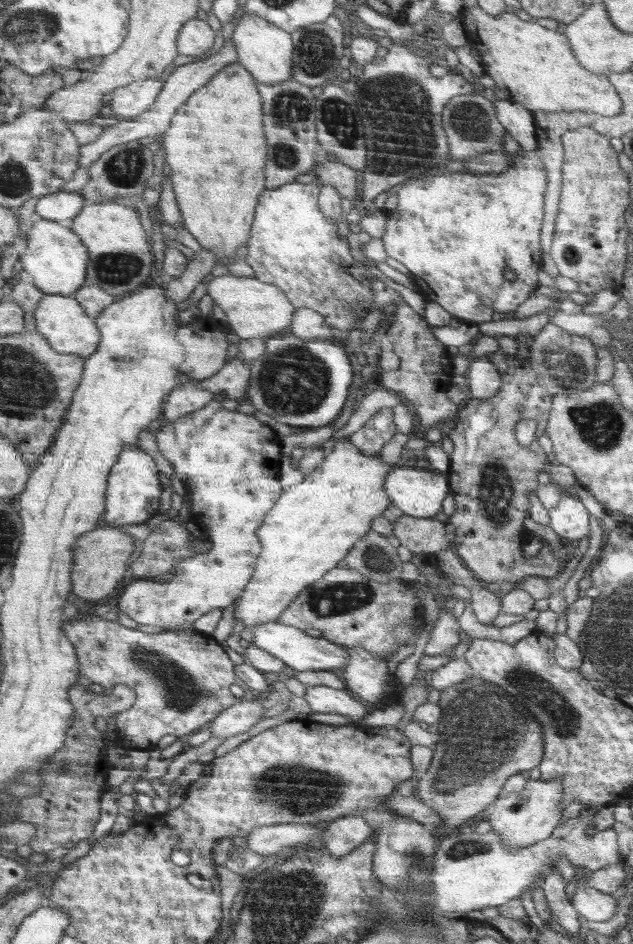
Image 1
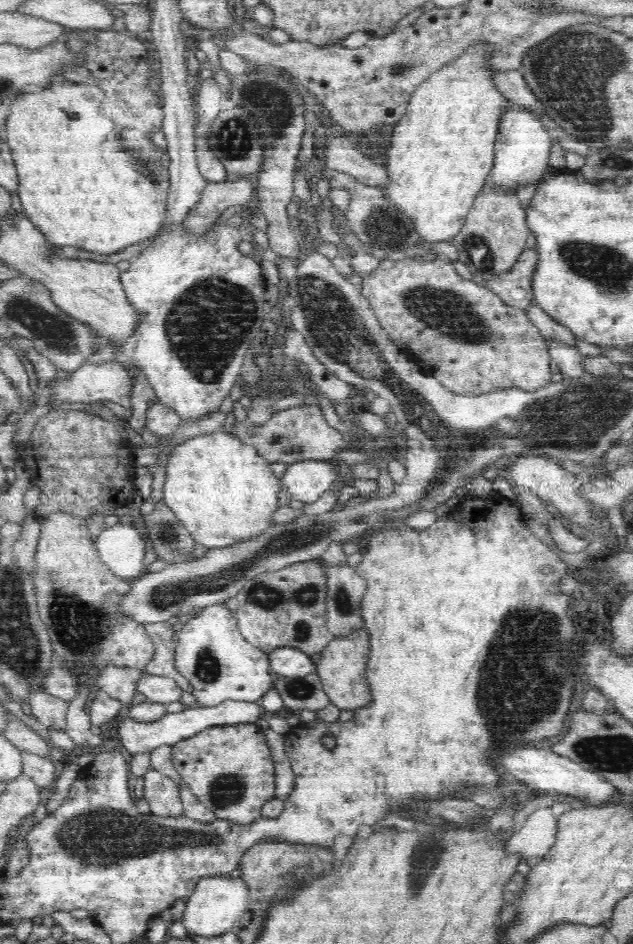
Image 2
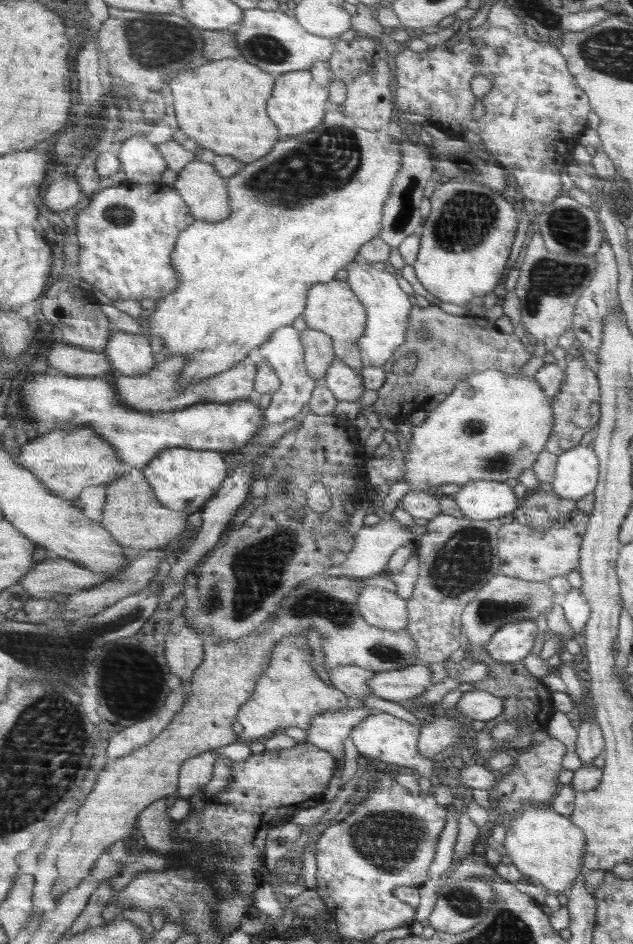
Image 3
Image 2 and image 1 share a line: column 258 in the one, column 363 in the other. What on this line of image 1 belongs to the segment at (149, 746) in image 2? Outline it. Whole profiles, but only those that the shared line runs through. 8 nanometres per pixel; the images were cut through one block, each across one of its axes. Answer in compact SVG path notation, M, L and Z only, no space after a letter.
M309 686L305 688L306 702L311 706L312 712L342 714L352 718L354 722L362 720L368 716L368 708L358 700L354 695L345 689L335 689L327 686Z

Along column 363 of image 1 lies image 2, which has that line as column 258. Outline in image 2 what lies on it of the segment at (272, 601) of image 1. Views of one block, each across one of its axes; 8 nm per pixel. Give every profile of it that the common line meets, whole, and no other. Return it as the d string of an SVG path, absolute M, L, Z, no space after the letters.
M216 432L213 434L197 435L193 438L184 440L183 442L172 448L166 463L166 476L163 489L163 500L174 511L174 514L182 521L186 530L191 533L193 540L203 547L208 549L232 547L234 544L247 543L250 540L258 538L267 528L275 526L274 516L278 508L278 492L281 491L280 480L272 473L270 469L270 461L262 458L258 451L253 446L244 444L240 439L234 435L226 432Z

